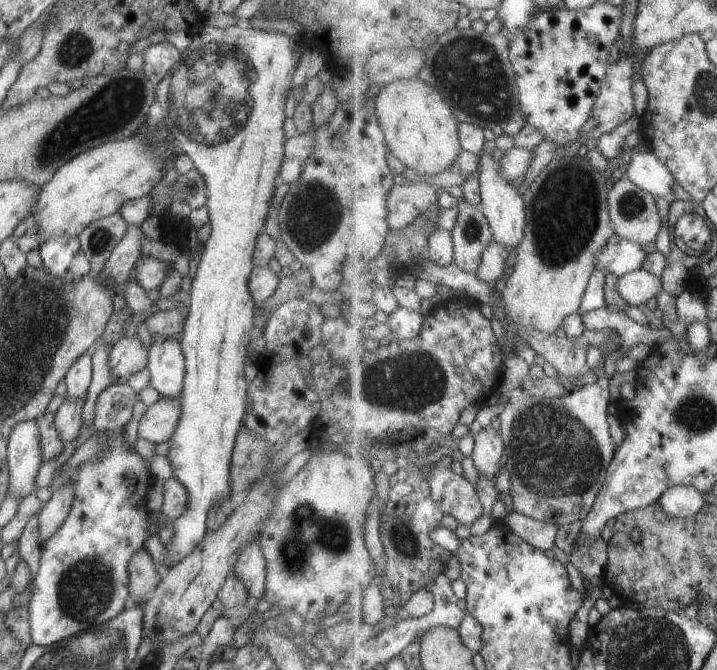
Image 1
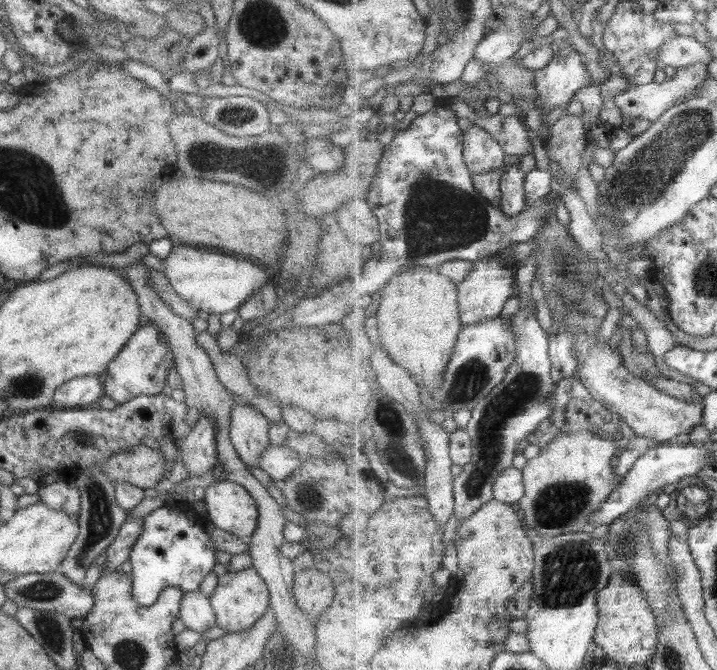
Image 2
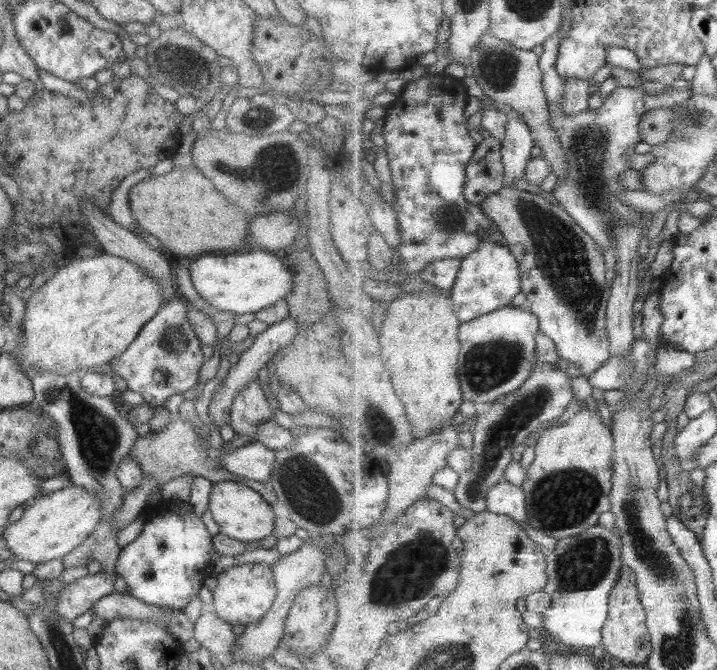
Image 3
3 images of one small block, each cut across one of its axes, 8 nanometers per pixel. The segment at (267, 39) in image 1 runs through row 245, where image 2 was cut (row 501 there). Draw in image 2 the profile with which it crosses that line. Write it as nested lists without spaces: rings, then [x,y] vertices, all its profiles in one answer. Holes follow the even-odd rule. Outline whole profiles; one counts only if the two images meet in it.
[[[221,478],[204,489],[207,520],[246,540],[257,526],[257,507],[243,486]]]

